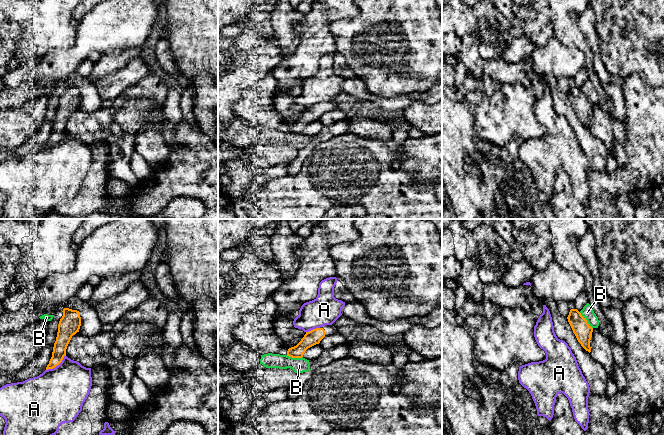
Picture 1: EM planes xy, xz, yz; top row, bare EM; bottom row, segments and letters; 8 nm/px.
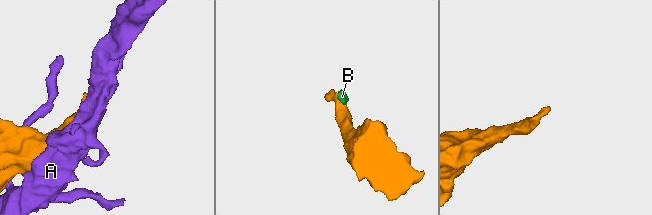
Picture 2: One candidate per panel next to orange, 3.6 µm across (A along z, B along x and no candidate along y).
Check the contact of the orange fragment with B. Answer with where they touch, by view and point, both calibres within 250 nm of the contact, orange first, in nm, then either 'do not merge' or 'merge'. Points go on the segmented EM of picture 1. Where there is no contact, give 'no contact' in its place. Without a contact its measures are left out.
yz (586, 320) | 140/100 nm | do not merge

